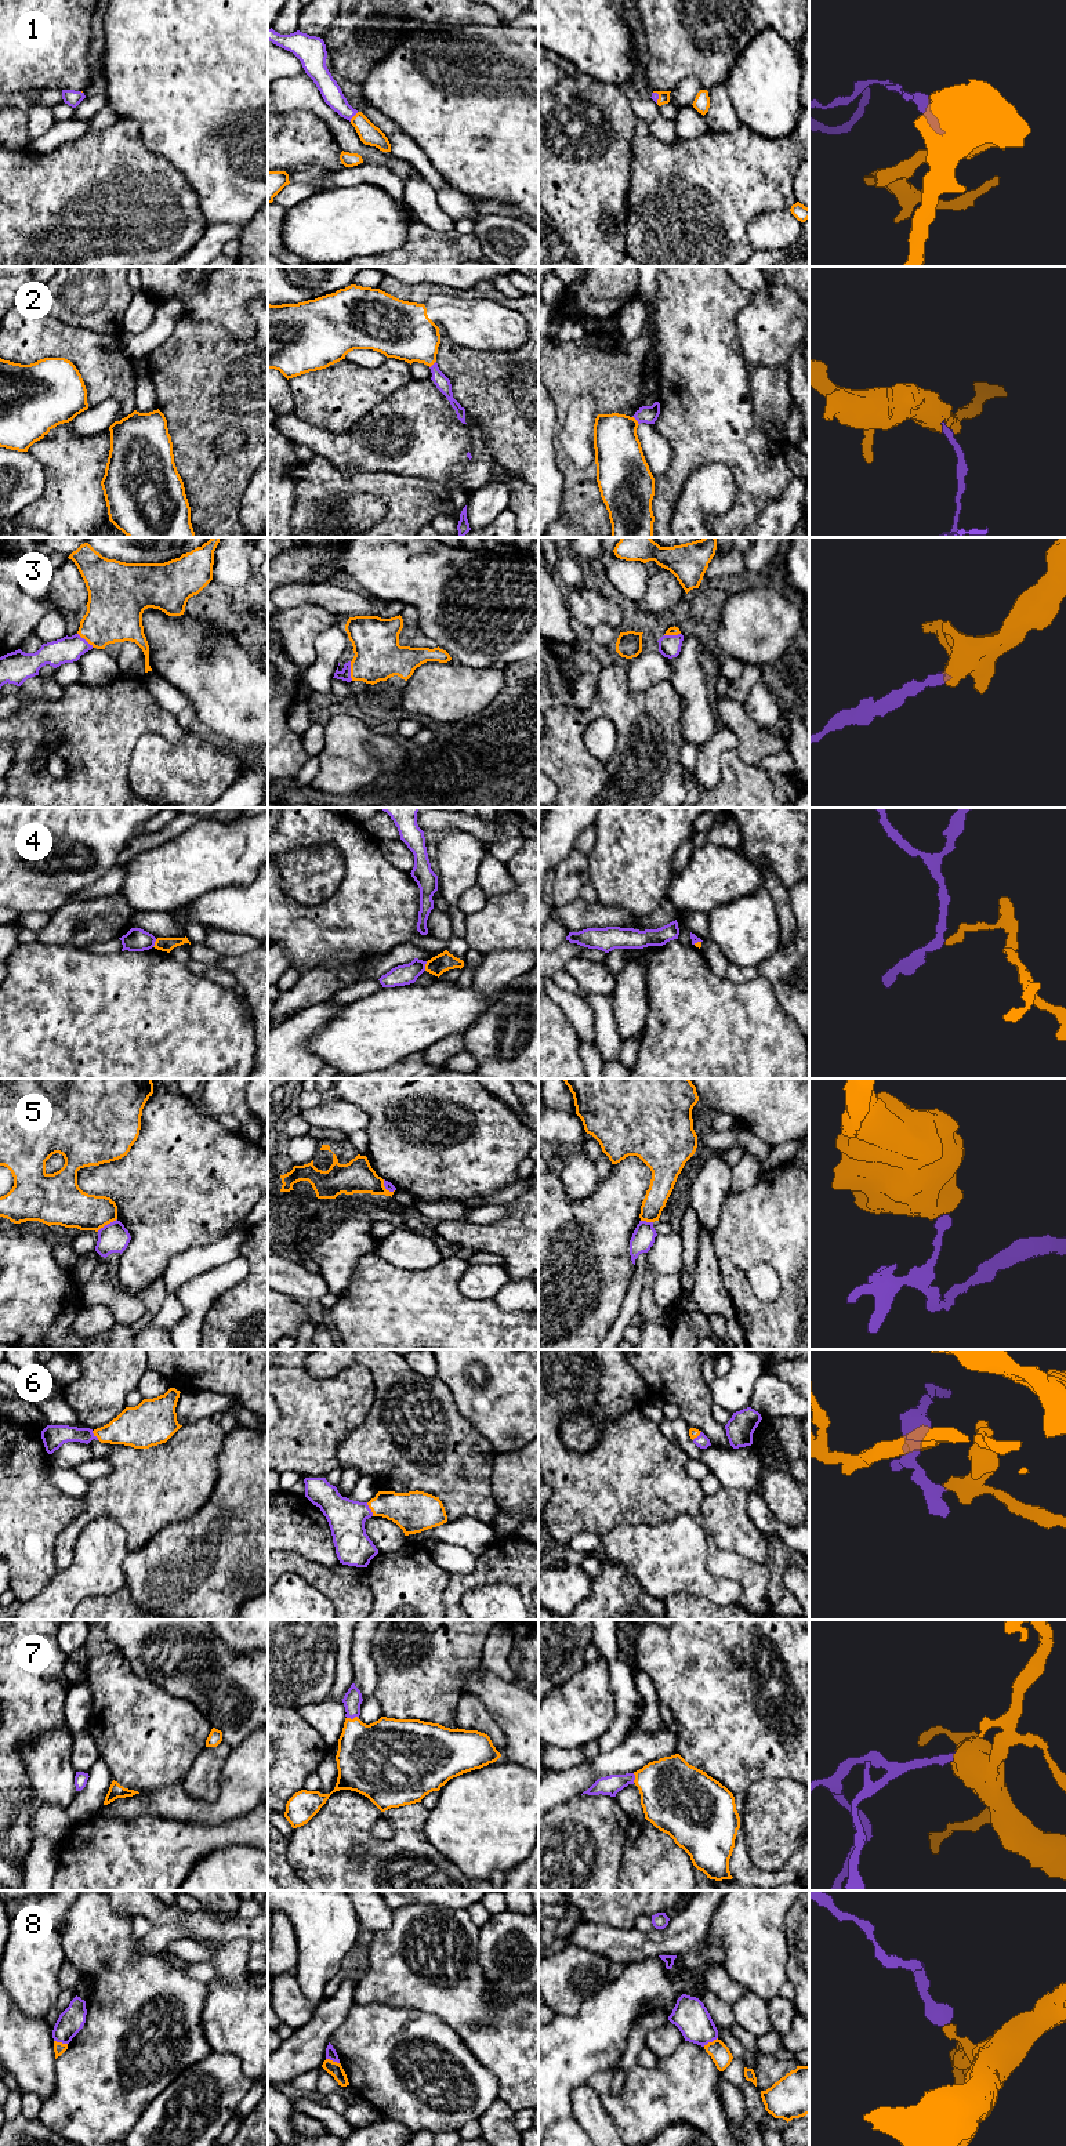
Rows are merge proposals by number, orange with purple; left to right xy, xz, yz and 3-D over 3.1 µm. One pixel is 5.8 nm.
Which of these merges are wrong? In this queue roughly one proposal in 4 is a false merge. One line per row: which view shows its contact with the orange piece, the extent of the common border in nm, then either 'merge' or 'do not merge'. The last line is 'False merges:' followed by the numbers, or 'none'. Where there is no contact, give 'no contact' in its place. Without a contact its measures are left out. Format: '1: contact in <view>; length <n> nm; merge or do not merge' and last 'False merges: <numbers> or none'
1: contact in xz; length 80 nm; merge
2: contact in yz; length 70 nm; merge
3: contact in xz; length 110 nm; merge
4: contact in xz; length 60 nm; do not merge
5: contact in xy; length 140 nm; do not merge
6: contact in xz; length 90 nm; merge
7: contact in xz; length 70 nm; merge
8: contact in yz; length 100 nm; do not merge
False merges: 4, 5, 8

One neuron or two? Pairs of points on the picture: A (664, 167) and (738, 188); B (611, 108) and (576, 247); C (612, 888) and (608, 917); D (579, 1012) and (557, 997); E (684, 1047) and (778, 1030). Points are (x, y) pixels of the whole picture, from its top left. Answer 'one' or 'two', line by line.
A: one
B: one
C: two
D: one
E: one

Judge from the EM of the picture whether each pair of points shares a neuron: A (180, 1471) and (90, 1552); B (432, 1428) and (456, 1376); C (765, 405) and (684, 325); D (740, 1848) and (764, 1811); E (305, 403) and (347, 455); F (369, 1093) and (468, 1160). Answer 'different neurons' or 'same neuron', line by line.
A: different neurons
B: different neurons
C: different neurons
D: different neurons
E: different neurons
F: same neuron

